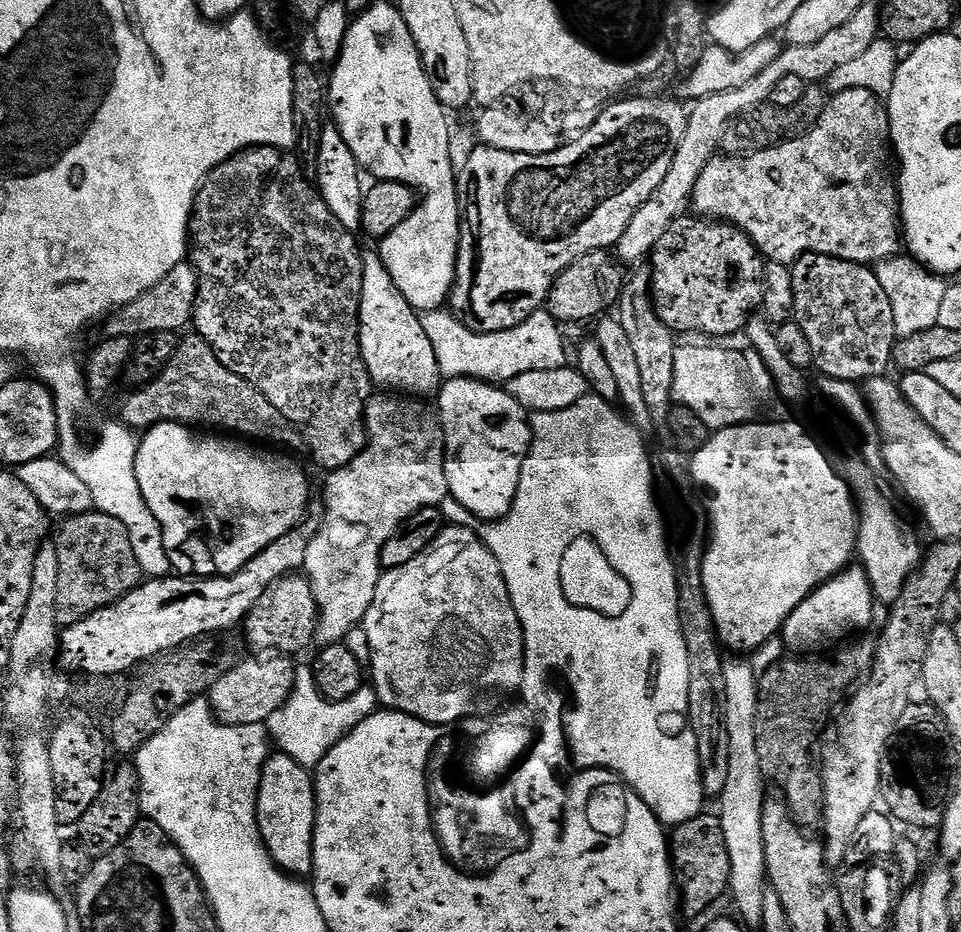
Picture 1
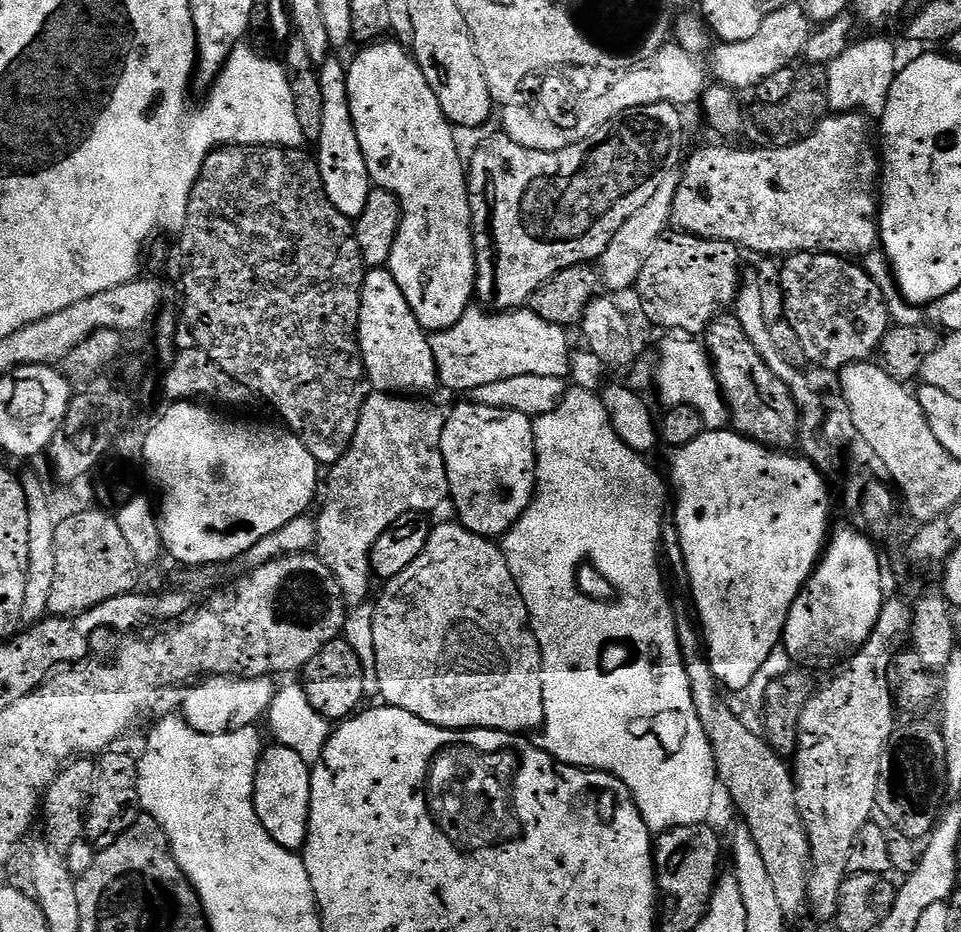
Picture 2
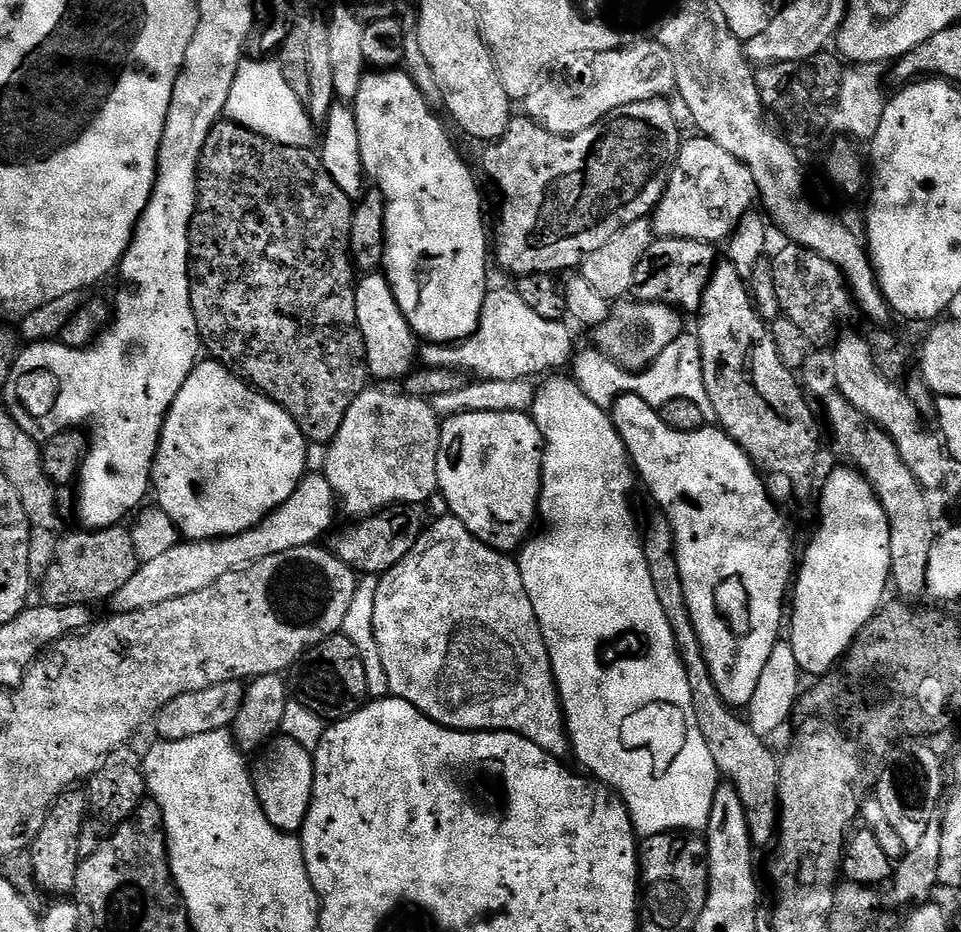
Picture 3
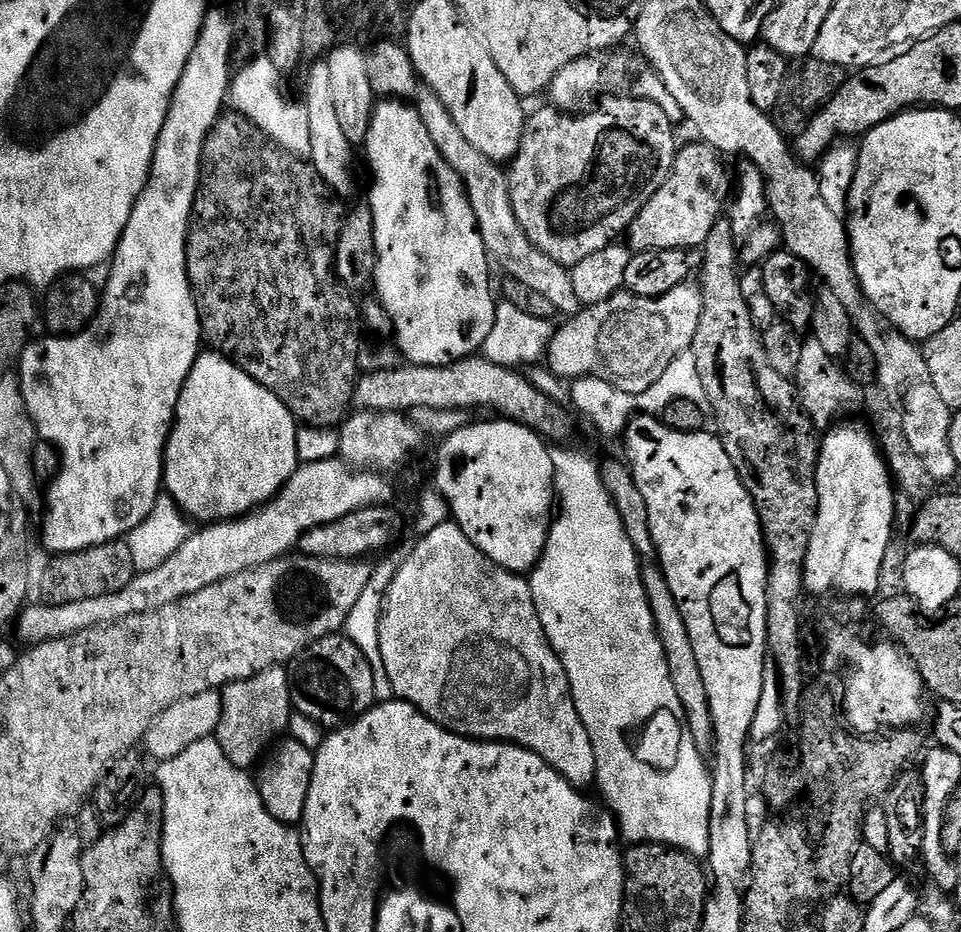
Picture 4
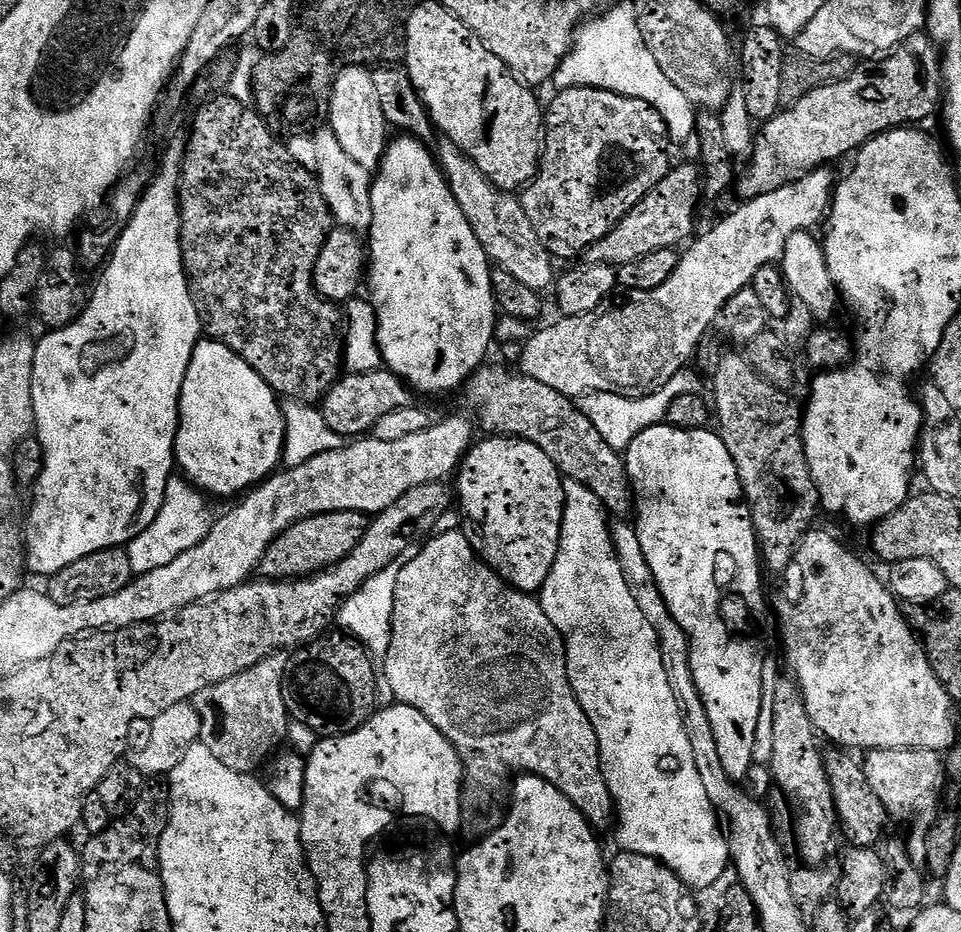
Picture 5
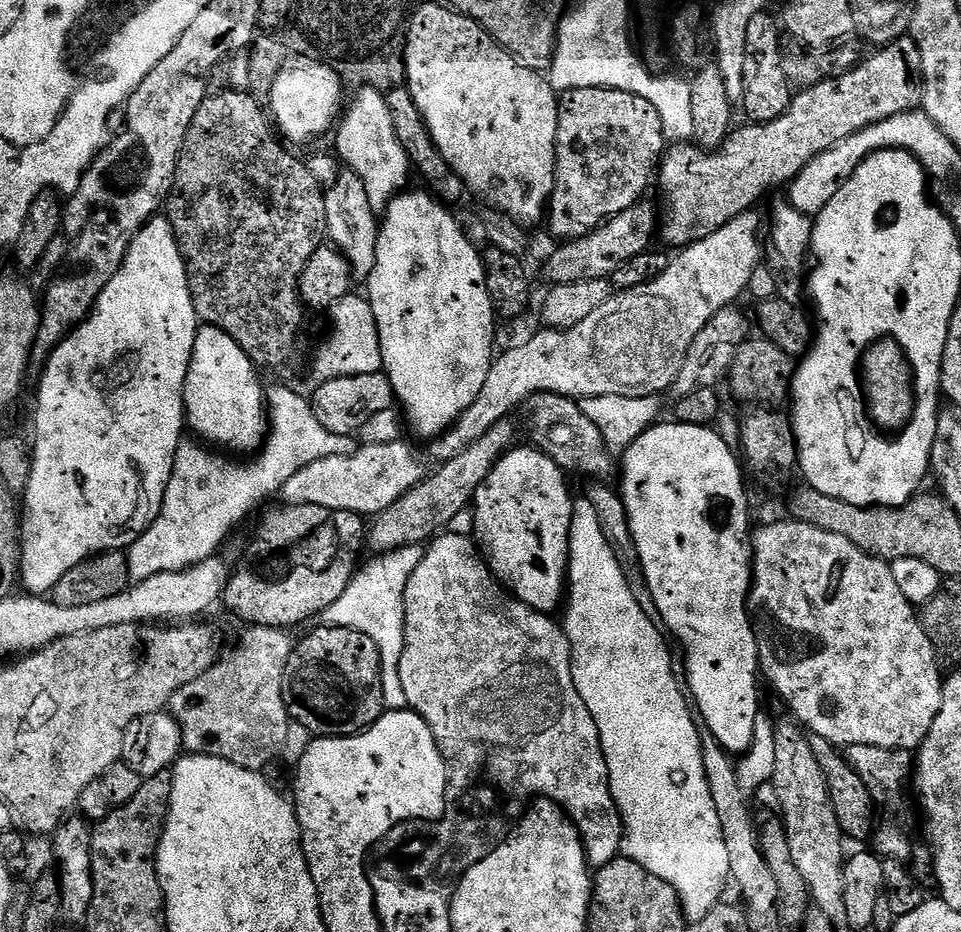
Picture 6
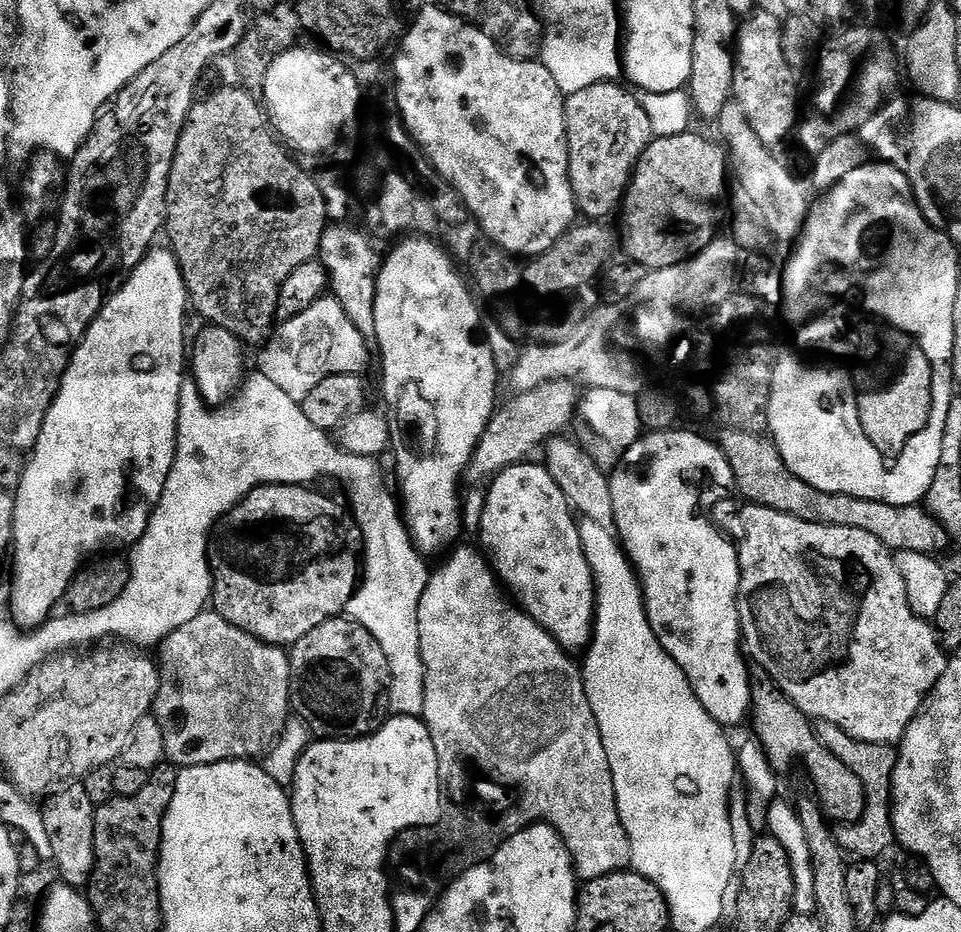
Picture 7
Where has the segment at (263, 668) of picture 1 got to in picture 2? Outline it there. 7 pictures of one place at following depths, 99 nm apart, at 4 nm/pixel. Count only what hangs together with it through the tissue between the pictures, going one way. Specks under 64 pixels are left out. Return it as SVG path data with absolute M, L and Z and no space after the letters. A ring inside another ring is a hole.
M271 675L210 676L201 679L195 686L189 687L187 689L189 692L184 696L184 709L182 709L184 721L202 734L226 734L259 725L259 720L261 723L267 717L268 707L272 705L272 699L276 697L277 685L272 684L272 680Z

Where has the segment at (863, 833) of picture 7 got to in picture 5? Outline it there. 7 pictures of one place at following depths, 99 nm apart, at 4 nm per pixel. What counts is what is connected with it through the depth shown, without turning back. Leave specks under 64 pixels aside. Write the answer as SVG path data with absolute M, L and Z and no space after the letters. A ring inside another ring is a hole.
M873 748L867 756L868 760L863 761L864 773L870 786L874 786L874 794L878 794L882 806L886 806L889 821L896 823L897 820L908 827L908 836L903 837L903 842L908 847L910 862L921 870L927 869L926 834L930 834L942 808L940 791L944 788L945 757L921 748Z

